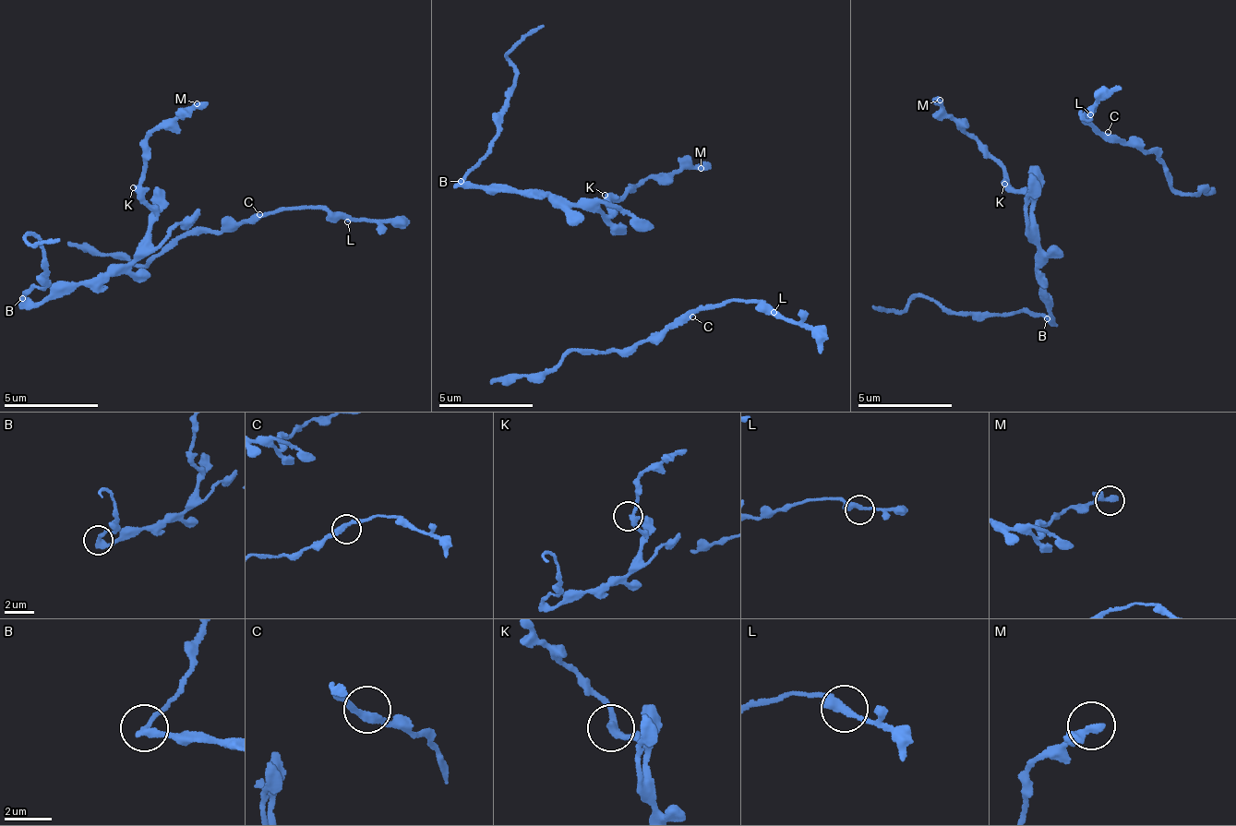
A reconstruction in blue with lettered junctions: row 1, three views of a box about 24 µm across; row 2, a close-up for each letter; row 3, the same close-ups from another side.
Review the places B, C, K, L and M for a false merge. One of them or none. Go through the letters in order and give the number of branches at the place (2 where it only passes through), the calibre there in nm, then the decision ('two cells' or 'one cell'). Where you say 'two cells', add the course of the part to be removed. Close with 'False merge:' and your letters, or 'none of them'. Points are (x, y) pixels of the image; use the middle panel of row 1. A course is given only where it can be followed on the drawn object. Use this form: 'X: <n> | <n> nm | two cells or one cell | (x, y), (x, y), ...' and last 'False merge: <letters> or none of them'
B: 2 | 280 nm | two cells | (462, 182), (496, 132), (506, 89), (516, 77), (506, 58), (542, 27)
C: 2 | 280 nm | one cell
K: 2 | 300 nm | one cell
L: 2 | 300 nm | one cell
M: 2 | 320 nm | one cell
False merge: B

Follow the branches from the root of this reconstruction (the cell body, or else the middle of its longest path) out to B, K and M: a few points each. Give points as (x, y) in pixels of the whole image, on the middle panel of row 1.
B: (613, 208), (601, 201), (550, 199), (545, 194), (485, 194), (479, 188), (470, 189), (462, 182)
K: (613, 208), (601, 201), (598, 203), (605, 210), (611, 212), (610, 199), (605, 195)
M: (613, 208), (598, 203), (611, 212), (613, 198), (618, 203), (628, 191), (651, 177), (701, 168)

